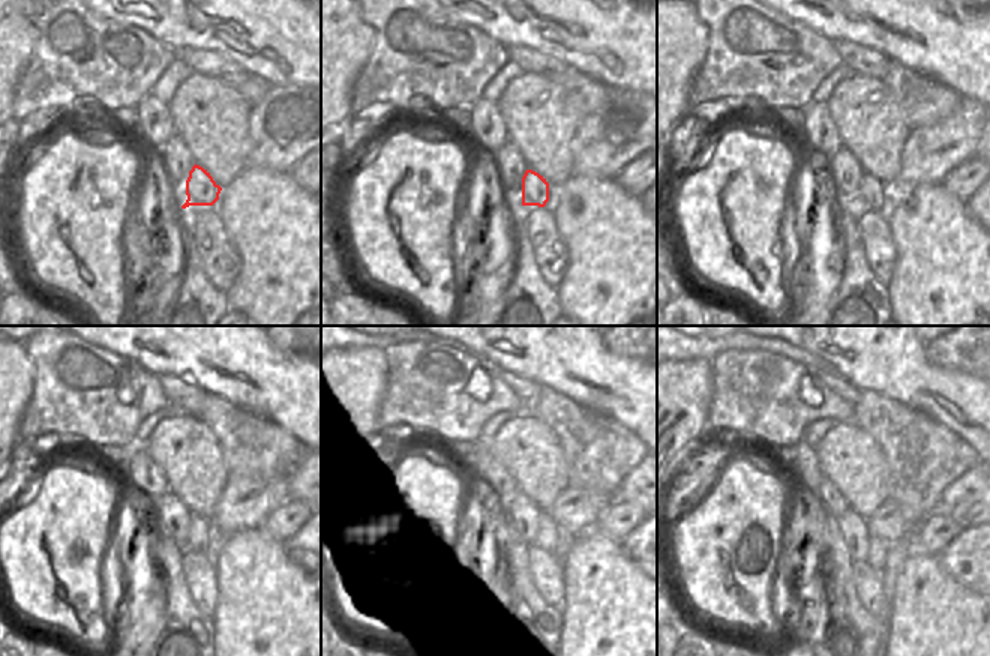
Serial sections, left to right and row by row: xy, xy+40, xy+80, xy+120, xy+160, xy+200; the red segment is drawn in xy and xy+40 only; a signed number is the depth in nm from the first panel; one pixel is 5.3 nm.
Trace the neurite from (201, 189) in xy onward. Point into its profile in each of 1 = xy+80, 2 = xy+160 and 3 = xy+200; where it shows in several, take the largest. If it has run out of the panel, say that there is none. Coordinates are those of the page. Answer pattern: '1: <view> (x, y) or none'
1: xy+80 (870, 188)
2: xy+160 (546, 536)
3: xy+200 (876, 551)

